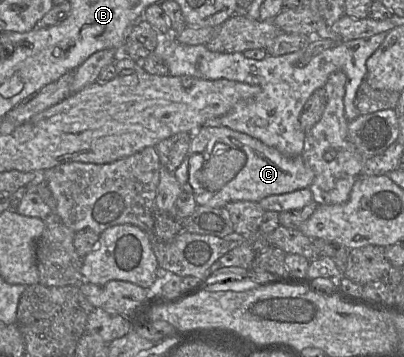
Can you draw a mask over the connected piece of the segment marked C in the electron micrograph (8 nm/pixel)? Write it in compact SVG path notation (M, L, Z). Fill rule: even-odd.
M204 125L193 133L189 150L180 164L174 171L182 191L190 193L198 206L208 206L212 208L223 208L229 202L252 201L258 202L270 195L279 195L295 190L309 188L314 180L314 172L305 164L302 156L288 157L280 153L277 149L267 146L260 140L247 134L232 130L225 126ZM217 143L223 143L232 149L239 149L246 154L246 163L237 175L217 192L196 192L189 182L190 158L194 154L202 154L206 162L211 157L213 147Z

